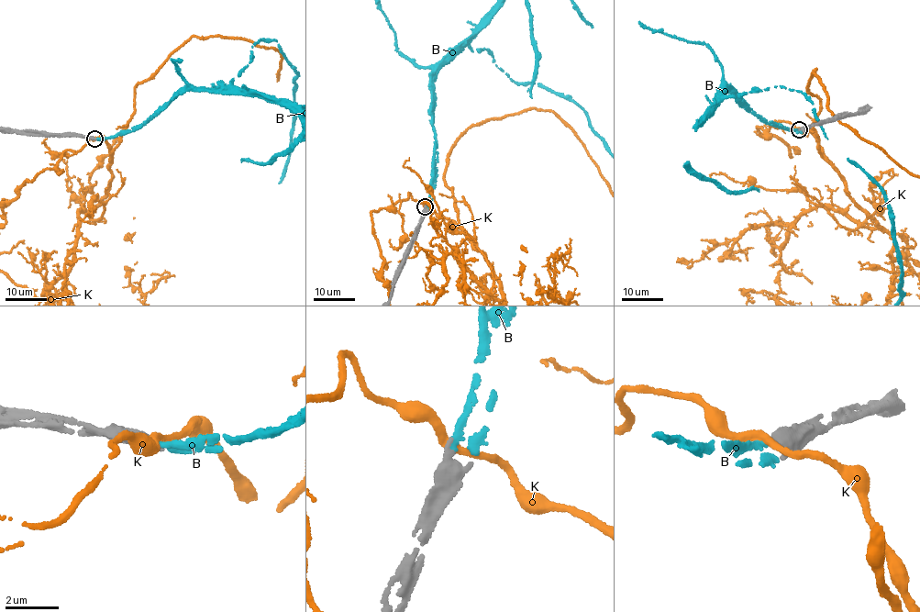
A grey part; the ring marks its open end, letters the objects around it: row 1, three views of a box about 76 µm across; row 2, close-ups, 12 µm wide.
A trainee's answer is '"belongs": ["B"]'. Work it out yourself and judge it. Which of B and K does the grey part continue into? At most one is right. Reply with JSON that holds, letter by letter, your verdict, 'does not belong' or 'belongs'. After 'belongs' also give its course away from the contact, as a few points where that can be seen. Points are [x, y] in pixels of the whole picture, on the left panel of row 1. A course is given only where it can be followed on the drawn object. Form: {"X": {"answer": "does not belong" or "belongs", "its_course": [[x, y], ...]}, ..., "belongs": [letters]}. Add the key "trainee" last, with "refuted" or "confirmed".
{"B": {"answer": "belongs"}, "K": {"answer": "does not belong"}, "belongs": ["B"], "trainee": "confirmed"}

